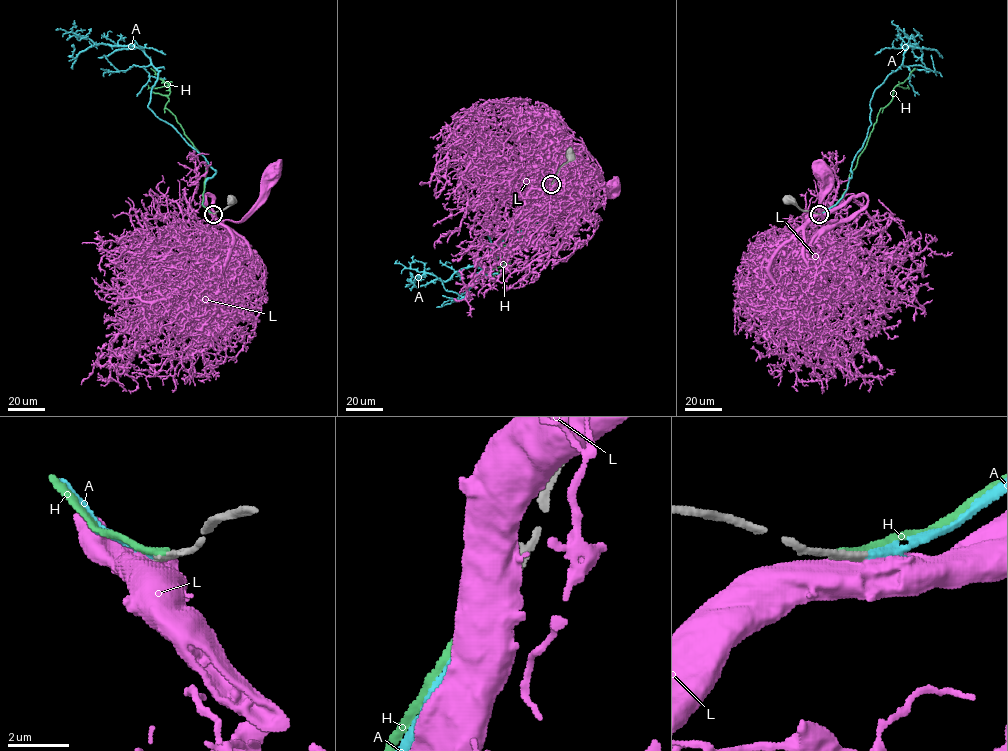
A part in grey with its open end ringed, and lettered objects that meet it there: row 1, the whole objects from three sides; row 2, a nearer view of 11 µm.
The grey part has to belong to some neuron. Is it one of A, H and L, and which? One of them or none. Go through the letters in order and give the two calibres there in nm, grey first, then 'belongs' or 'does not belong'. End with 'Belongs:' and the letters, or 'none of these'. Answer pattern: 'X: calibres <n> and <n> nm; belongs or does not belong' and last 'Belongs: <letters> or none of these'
A: calibres 400 and 300 nm; belongs
H: calibres 460 and 320 nm; does not belong
L: calibres 440 and 950 nm; does not belong
Belongs: A

